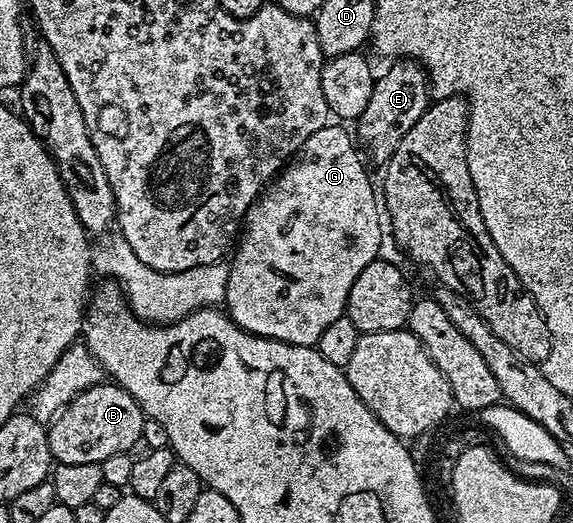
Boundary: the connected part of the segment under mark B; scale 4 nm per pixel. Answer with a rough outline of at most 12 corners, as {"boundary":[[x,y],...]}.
{"boundary":[[115,382],[47,427],[55,463],[100,464],[140,444],[145,415]]}

